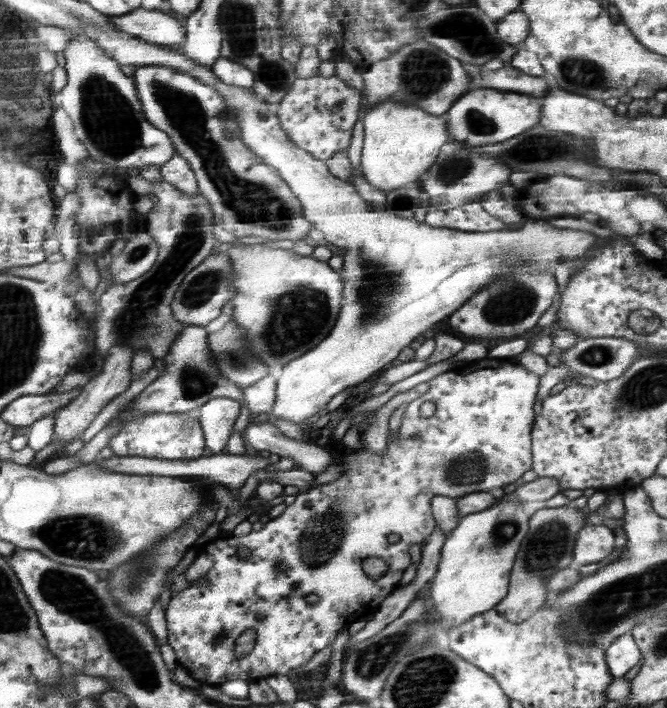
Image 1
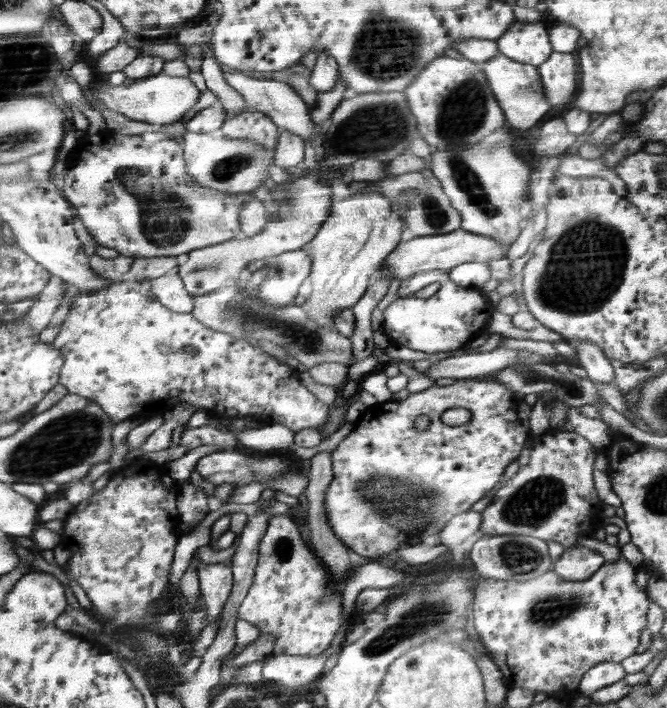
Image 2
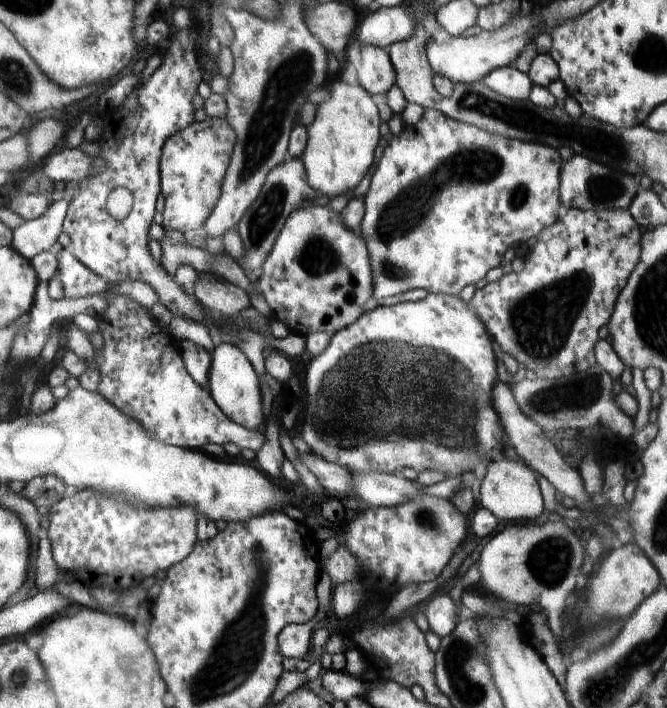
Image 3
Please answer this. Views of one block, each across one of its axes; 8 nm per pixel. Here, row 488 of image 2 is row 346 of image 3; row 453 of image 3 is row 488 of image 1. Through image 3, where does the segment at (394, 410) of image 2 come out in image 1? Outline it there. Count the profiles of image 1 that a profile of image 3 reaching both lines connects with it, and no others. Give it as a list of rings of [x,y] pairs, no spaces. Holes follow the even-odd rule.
[[[487,358],[486,361],[468,363],[437,375],[429,380],[430,388],[410,404],[404,405],[400,427],[395,433],[396,439],[388,435],[386,440],[386,450],[381,454],[375,454],[368,449],[356,450],[353,454],[345,454],[342,458],[342,473],[332,484],[322,484],[318,488],[312,488],[306,494],[300,494],[293,502],[280,514],[264,524],[264,528],[258,532],[252,531],[246,536],[217,537],[214,536],[208,546],[199,551],[198,556],[192,561],[184,571],[188,586],[176,593],[172,592],[168,607],[165,610],[165,618],[168,629],[167,643],[172,646],[177,656],[177,666],[184,668],[190,677],[195,680],[206,680],[208,684],[220,686],[228,680],[242,679],[252,682],[261,678],[272,677],[276,674],[285,674],[291,669],[298,669],[306,664],[318,650],[330,646],[336,636],[349,627],[352,622],[360,618],[371,618],[377,612],[380,602],[388,598],[394,591],[394,586],[402,580],[402,572],[412,564],[410,560],[410,546],[412,544],[424,543],[424,538],[428,539],[430,534],[436,531],[435,520],[432,520],[432,500],[437,496],[447,496],[450,498],[462,498],[468,494],[477,492],[494,491],[501,492],[516,485],[516,480],[532,468],[532,456],[530,456],[530,430],[534,422],[534,400],[538,392],[538,374],[528,372],[527,368],[516,363],[514,359],[498,358],[493,360]],[[430,401],[436,405],[436,412],[430,418],[422,418],[419,415],[420,405]],[[476,472],[512,472],[512,474],[472,474]],[[370,557],[380,557],[388,564],[388,571],[384,576],[374,580],[368,577],[363,571],[362,562]],[[246,630],[256,631],[255,645],[252,651],[244,658],[237,658],[234,655],[234,645],[236,639],[246,632]]]

